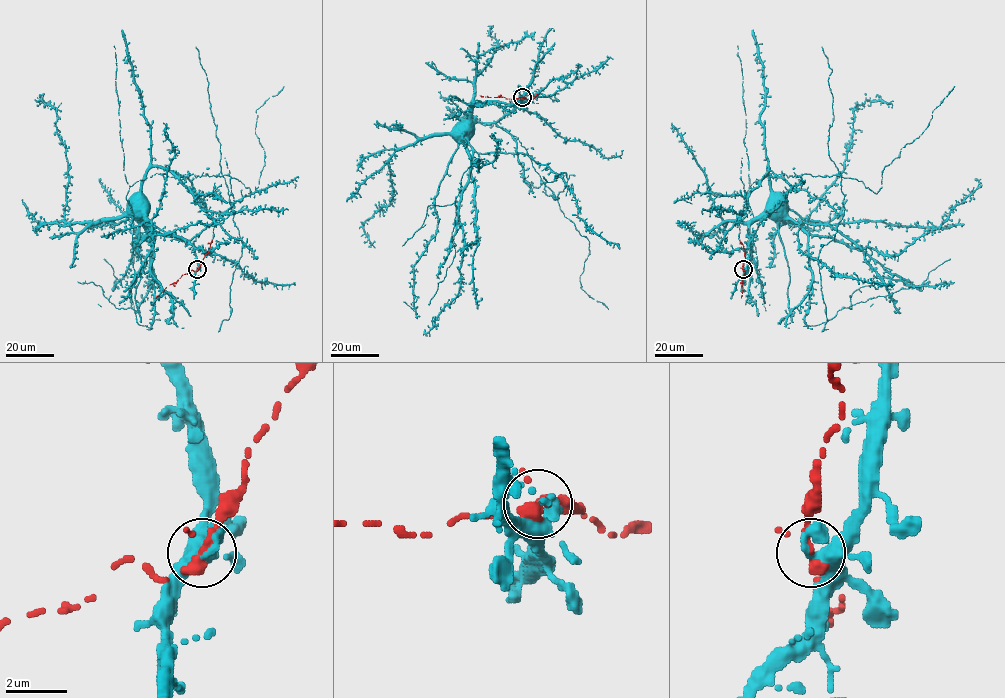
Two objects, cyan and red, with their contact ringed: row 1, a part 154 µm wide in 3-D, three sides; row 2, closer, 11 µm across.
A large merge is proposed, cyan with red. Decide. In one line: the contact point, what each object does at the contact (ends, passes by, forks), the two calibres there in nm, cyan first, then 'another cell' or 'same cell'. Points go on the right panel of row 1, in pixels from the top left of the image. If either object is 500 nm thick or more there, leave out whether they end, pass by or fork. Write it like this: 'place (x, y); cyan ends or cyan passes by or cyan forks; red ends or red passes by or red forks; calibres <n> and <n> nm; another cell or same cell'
place (743, 269); cyan forks; red forks; calibres 280 and 280 nm; same cell

